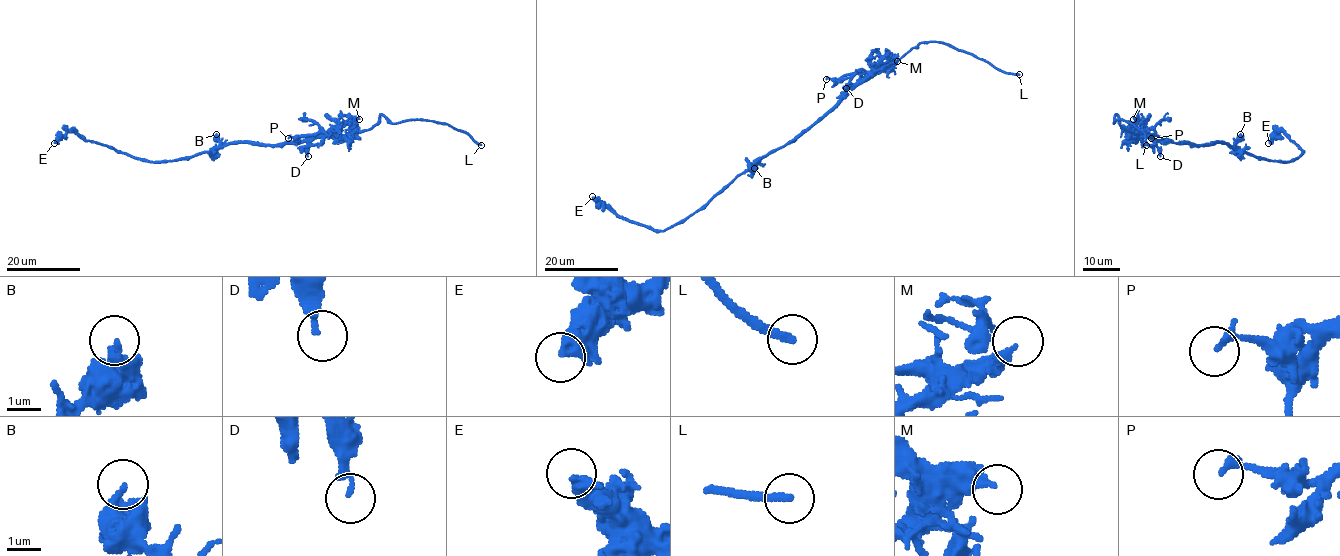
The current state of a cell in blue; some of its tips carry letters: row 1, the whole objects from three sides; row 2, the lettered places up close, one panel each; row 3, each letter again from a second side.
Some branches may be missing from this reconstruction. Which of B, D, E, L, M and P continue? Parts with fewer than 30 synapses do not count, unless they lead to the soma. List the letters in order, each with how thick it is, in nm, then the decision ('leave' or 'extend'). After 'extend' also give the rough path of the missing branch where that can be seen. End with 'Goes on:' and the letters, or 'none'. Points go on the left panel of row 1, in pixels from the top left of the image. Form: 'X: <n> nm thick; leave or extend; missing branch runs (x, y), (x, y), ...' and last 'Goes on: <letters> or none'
B: 320 nm thick; leave
D: 190 nm thick; leave
E: 360 nm thick; leave
L: 240 nm thick; extend; missing branch runs (481, 145), (516, 155), (532, 150)
M: 280 nm thick; leave
P: 200 nm thick; leave
Goes on: L

